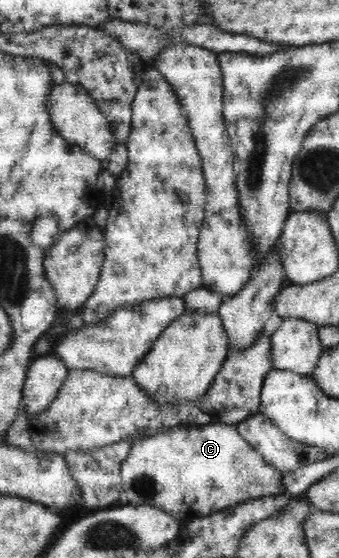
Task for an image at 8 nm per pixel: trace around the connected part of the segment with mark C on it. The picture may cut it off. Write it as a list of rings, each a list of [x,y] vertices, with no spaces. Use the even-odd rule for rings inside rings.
[[[223,421],[205,425],[181,424],[167,433],[157,433],[135,441],[121,466],[121,479],[129,504],[141,503],[158,507],[181,522],[205,517],[249,499],[274,497],[286,493],[283,483],[286,473],[268,464],[263,456],[242,438],[235,425]]]

